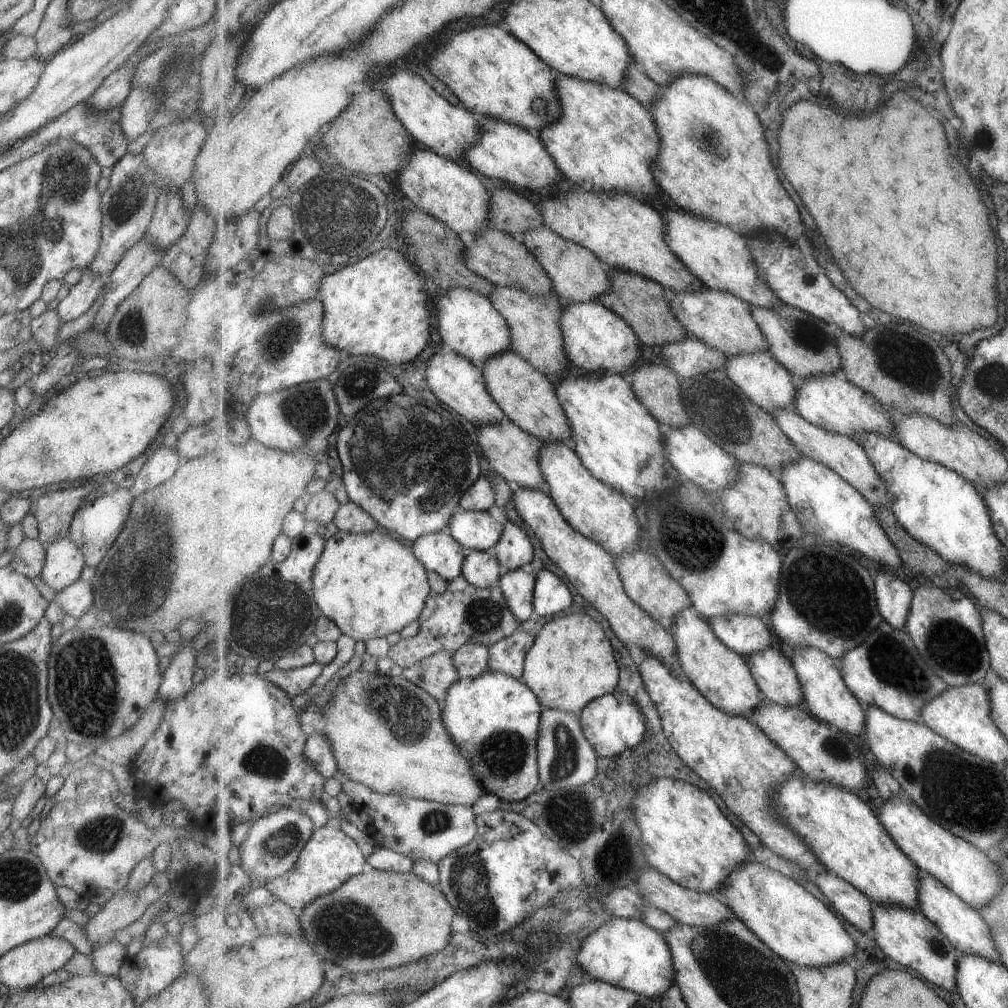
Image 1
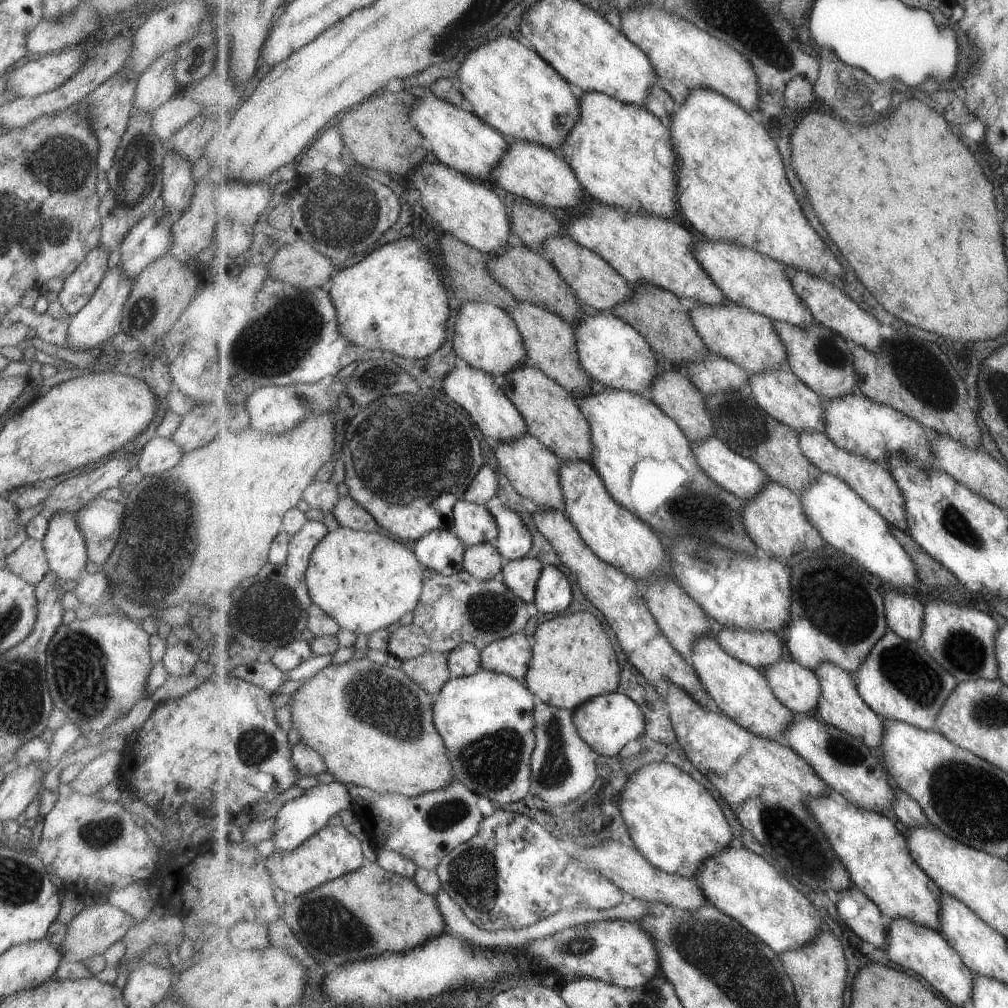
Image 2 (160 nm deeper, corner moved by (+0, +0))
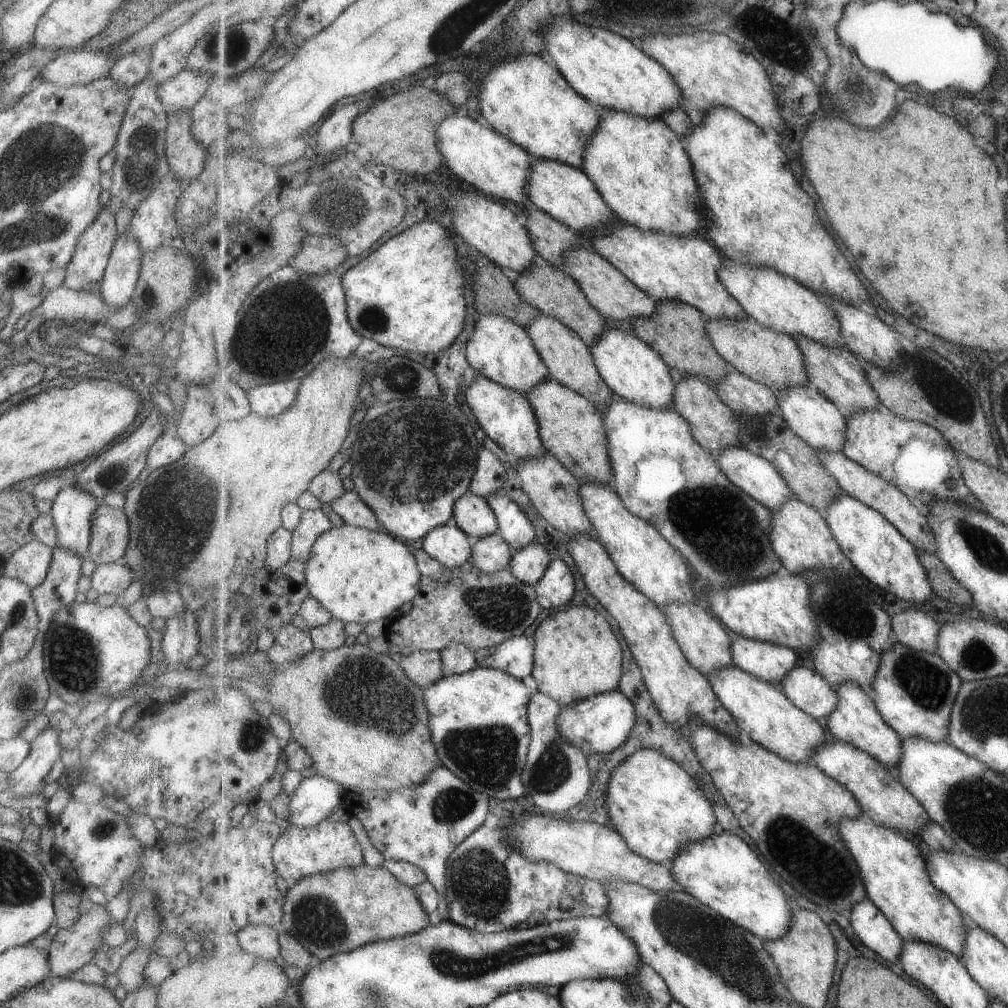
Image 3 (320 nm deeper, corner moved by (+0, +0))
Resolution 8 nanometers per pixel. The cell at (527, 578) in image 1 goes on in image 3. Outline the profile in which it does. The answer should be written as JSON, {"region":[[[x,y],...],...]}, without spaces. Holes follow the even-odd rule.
{"region":[[[533,542],[515,551],[509,567],[519,580],[525,584],[537,586],[552,560],[551,553],[545,545]]]}

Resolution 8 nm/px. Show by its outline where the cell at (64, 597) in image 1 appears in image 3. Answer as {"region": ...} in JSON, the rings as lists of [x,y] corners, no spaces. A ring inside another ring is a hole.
{"region":[[[121,558],[112,563],[97,565],[90,577],[90,592],[117,596],[134,580],[134,572],[125,563],[125,558]]]}

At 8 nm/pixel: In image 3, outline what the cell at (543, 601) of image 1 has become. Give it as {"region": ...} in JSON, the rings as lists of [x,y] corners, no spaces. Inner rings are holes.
{"region":[[[553,559],[543,578],[535,586],[541,606],[547,610],[553,610],[569,604],[577,592],[575,582],[565,560]]]}

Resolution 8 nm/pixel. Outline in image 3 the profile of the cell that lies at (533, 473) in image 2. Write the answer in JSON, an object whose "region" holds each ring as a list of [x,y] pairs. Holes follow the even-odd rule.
{"region":[[[547,450],[532,459],[515,461],[519,468],[523,490],[532,498],[536,509],[555,527],[567,536],[592,533],[594,526],[587,516],[580,495],[582,480],[578,479],[557,457]]]}

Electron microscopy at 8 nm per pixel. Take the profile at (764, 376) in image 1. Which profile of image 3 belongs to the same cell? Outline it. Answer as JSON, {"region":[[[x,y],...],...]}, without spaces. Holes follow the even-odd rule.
{"region":[[[813,383],[801,385],[778,394],[780,412],[787,424],[818,451],[843,452],[847,442],[847,415],[837,408]]]}

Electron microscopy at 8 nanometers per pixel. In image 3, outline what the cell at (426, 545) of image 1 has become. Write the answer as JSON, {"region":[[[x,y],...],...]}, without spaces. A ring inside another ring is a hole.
{"region":[[[448,522],[428,532],[422,548],[445,566],[460,567],[471,561],[474,542],[459,524]]]}

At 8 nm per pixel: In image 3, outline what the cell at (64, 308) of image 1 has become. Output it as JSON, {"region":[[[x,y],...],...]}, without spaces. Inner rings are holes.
{"region":[[[107,204],[100,208],[98,215],[93,222],[82,232],[74,246],[74,253],[71,260],[64,266],[64,281],[67,288],[81,291],[89,290],[93,283],[99,282],[107,264],[115,237],[115,215],[107,207]]]}

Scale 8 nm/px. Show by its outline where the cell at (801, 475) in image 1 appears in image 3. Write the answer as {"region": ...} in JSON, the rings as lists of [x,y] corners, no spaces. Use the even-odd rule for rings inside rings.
{"region":[[[842,490],[823,514],[848,556],[849,566],[854,566],[862,578],[871,580],[877,588],[887,590],[895,598],[905,598],[917,604],[933,598],[933,588],[919,550],[881,512]]]}

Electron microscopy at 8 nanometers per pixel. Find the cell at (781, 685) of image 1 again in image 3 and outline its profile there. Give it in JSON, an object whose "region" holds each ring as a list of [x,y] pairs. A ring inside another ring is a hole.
{"region":[[[801,664],[784,678],[781,688],[801,710],[813,718],[828,718],[840,701],[836,688],[819,671]]]}

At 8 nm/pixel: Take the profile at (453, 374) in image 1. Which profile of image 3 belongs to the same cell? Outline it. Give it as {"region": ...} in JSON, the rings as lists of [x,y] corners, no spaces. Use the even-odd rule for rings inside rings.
{"region":[[[478,373],[477,380],[463,389],[463,394],[467,396],[467,404],[471,406],[471,416],[477,418],[477,424],[507,452],[511,459],[522,461],[546,452],[534,406],[525,393],[520,393]]]}

